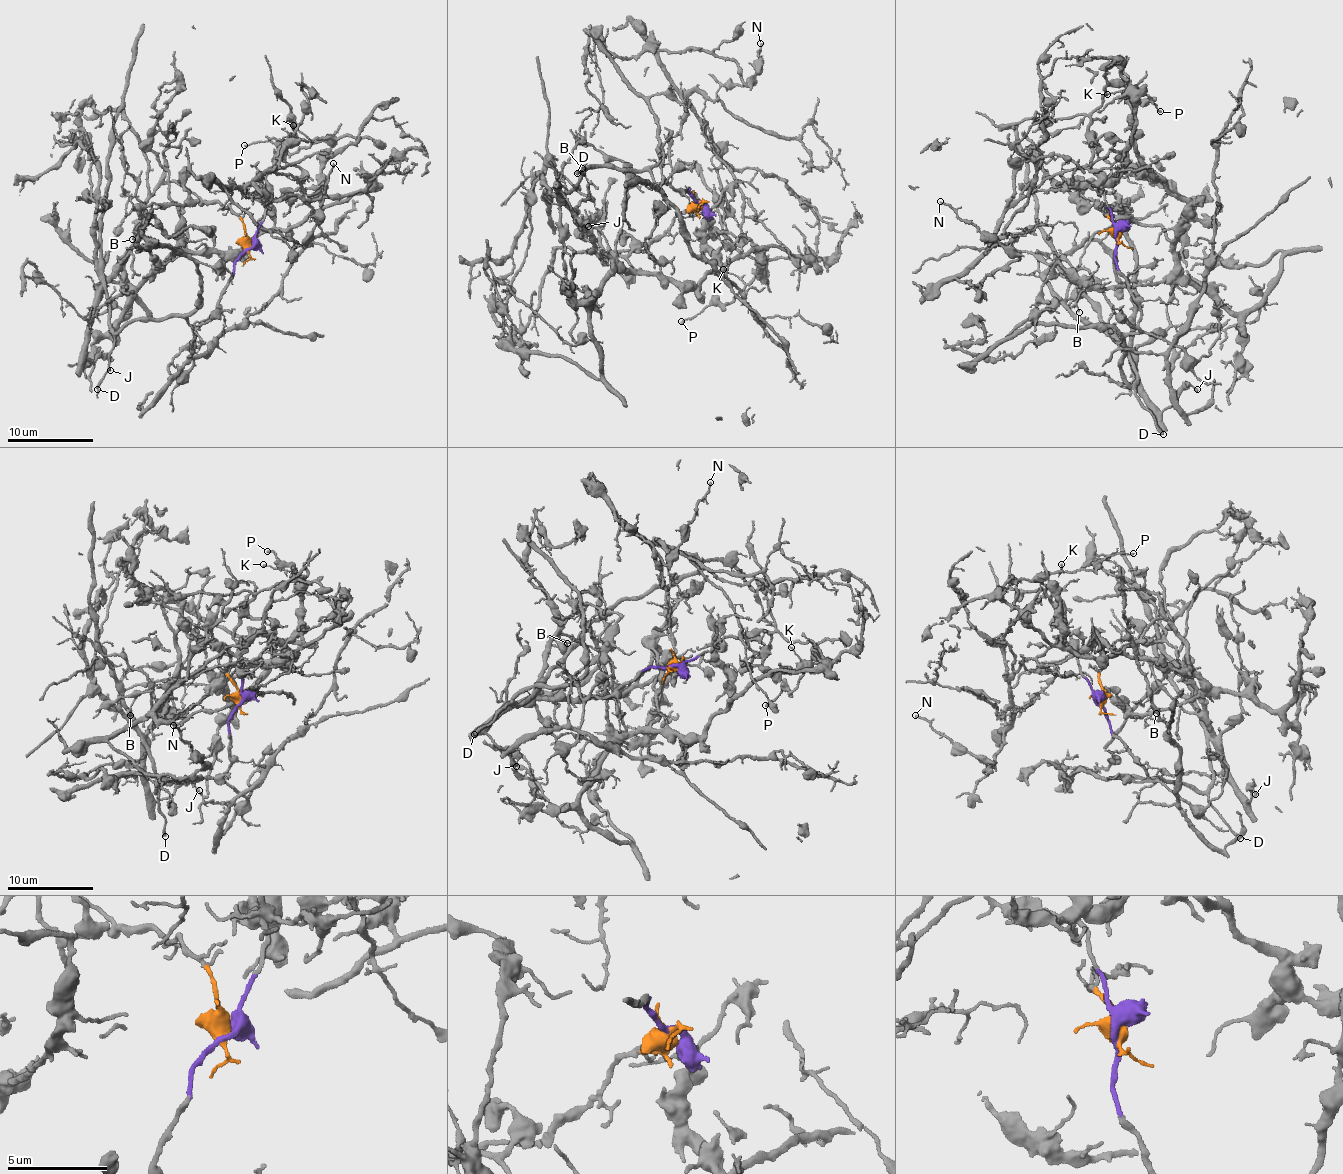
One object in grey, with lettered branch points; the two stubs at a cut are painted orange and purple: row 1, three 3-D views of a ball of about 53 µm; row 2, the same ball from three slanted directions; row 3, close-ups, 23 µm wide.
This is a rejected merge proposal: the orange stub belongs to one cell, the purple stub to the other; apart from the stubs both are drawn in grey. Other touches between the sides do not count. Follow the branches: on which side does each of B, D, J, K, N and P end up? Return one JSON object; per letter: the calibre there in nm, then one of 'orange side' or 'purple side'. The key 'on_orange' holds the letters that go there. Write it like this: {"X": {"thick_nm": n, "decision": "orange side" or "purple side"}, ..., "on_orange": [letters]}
{"B": {"thick_nm": 70, "decision": "orange side"}, "D": {"thick_nm": 260, "decision": "purple side"}, "J": {"thick_nm": 170, "decision": "orange side"}, "K": {"thick_nm": 120, "decision": "purple side"}, "N": {"thick_nm": 160, "decision": "orange side"}, "P": {"thick_nm": 130, "decision": "purple side"}, "on_orange": ["B", "J", "N"]}

